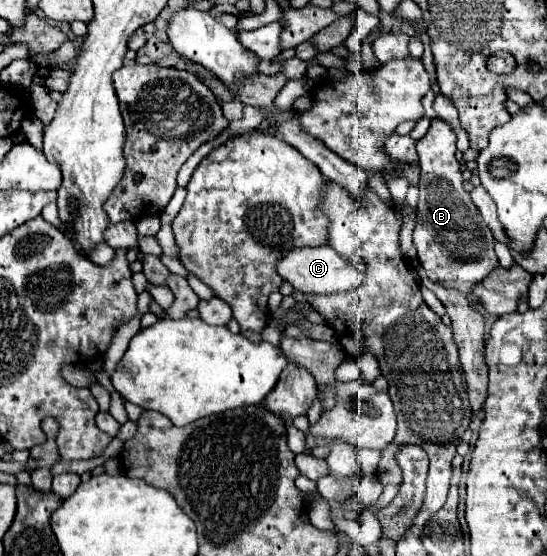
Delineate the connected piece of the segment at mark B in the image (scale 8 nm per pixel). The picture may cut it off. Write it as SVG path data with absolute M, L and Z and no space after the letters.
M433 120L427 136L417 142L421 182L417 202L419 220L413 230L413 244L421 266L433 282L469 294L475 284L499 266L499 260L493 250L495 238L471 202L469 192L463 188L461 164L455 158L455 140L457 136L449 122Z

